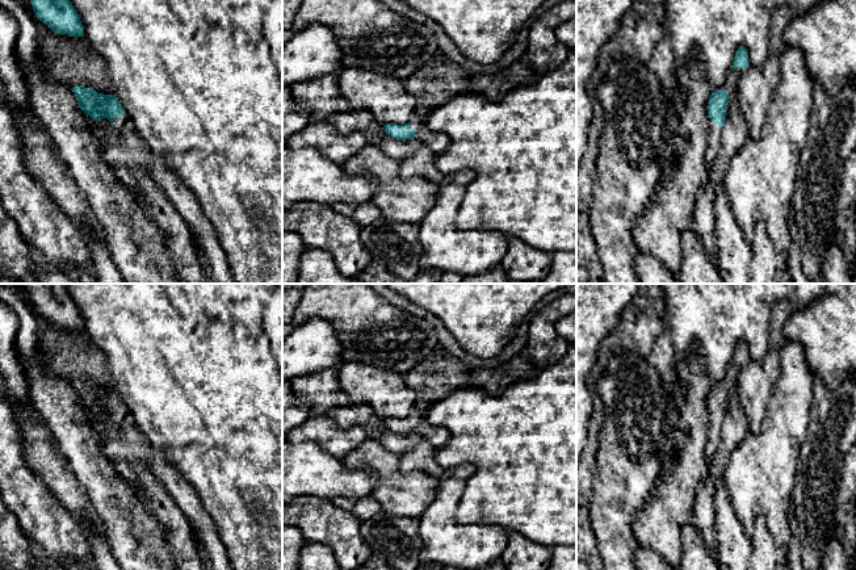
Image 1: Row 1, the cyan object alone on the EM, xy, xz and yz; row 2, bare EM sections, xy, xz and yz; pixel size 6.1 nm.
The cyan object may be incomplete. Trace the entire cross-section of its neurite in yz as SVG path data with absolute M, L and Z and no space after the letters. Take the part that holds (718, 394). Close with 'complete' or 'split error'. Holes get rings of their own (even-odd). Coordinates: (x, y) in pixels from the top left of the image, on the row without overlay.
M740 340L735 347L733 360L726 369L723 381L713 386L709 391L706 399L709 411L708 444L705 447L708 464L714 458L718 444L721 443L721 427L726 416L726 403L730 389L738 384L740 370L748 360L748 348L744 340Z; split error

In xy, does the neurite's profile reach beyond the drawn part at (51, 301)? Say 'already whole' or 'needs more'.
already whole

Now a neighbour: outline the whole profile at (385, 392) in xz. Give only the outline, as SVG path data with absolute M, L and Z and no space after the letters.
M344 362L339 366L339 384L352 403L370 406L381 419L402 419L415 408L415 394L396 372Z

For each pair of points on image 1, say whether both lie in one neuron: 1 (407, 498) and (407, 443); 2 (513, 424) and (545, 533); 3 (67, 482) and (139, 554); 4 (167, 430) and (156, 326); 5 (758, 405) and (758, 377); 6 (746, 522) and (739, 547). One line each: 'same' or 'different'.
1: different
2: same
3: different
4: same
5: same
6: different

